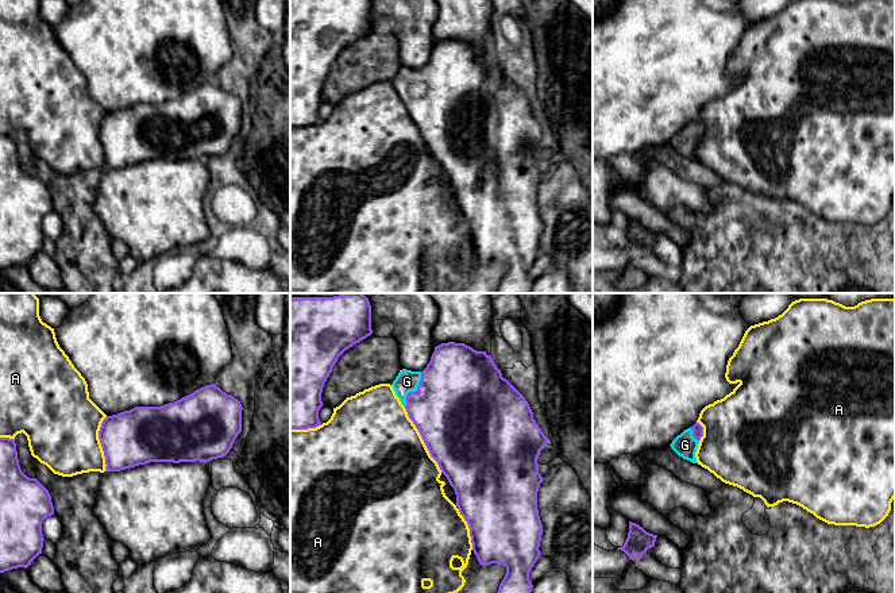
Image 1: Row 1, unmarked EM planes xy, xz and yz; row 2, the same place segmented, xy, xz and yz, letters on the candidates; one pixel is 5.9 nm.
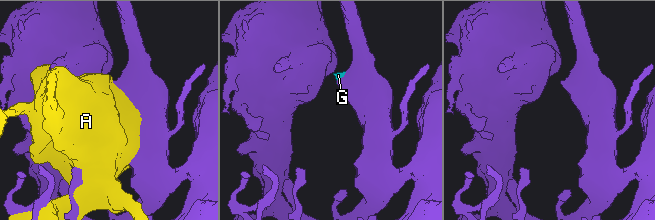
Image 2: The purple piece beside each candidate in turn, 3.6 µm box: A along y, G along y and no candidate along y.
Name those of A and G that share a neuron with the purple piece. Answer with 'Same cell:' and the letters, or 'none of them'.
Same cell: G

